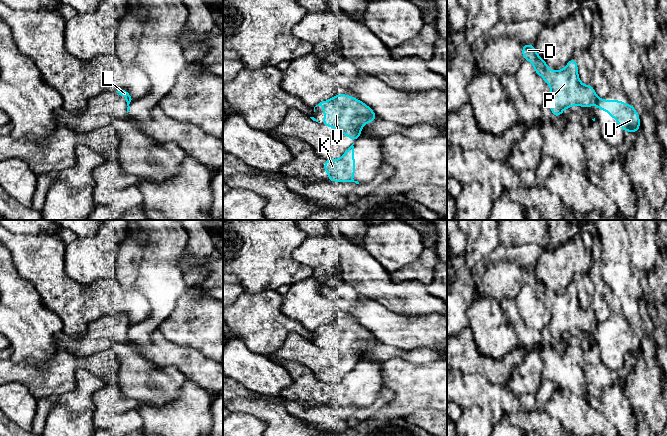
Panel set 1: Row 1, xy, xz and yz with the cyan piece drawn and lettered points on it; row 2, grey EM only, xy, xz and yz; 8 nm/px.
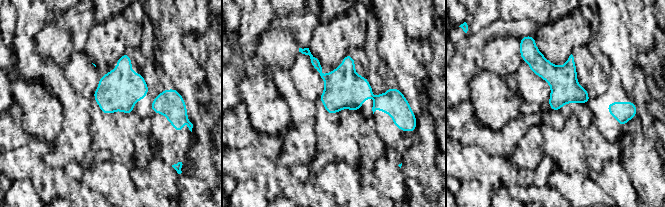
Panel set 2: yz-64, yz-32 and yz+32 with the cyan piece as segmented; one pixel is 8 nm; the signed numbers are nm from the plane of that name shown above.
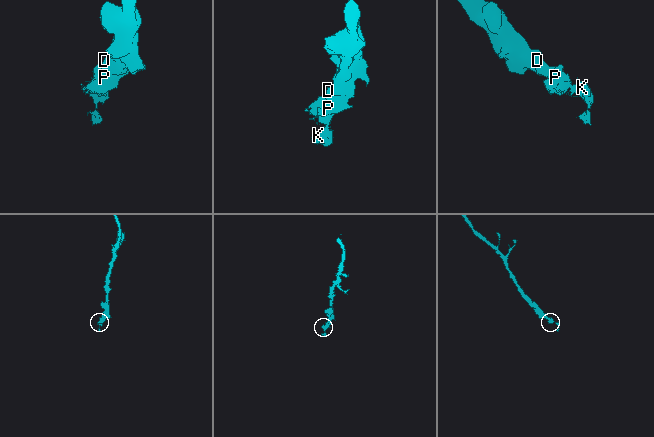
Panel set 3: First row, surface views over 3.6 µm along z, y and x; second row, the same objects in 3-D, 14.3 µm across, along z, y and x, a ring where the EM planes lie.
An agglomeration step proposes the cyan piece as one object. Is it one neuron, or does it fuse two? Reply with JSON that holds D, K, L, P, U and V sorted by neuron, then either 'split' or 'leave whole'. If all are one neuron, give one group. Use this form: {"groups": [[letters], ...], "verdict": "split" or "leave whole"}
{"groups": [["D", "L", "P", "V"], ["K", "U"]], "verdict": "split"}

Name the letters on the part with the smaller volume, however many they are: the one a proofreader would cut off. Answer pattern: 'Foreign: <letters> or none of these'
Foreign: K, U

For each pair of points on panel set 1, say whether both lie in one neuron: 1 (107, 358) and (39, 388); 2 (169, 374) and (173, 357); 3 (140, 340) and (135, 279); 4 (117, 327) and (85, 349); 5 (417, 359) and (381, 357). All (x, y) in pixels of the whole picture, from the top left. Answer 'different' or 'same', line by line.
1: same
2: different
3: same
4: same
5: same

